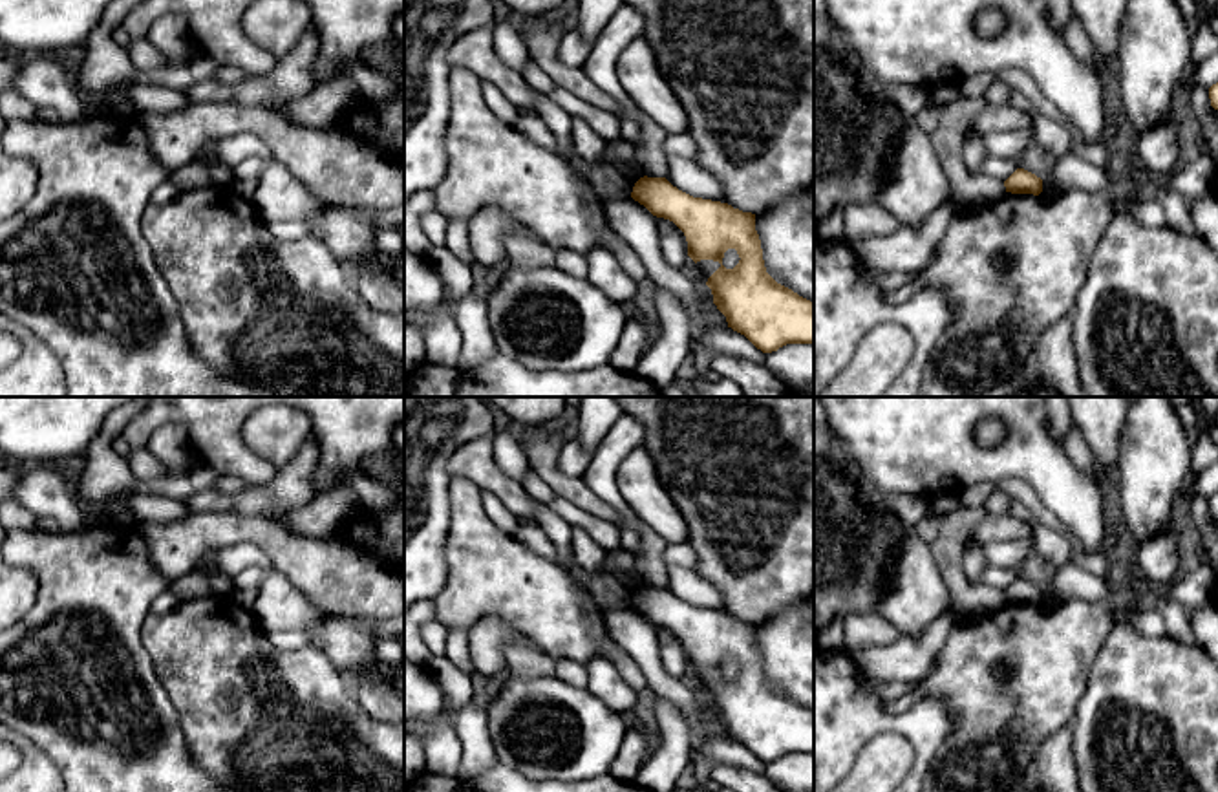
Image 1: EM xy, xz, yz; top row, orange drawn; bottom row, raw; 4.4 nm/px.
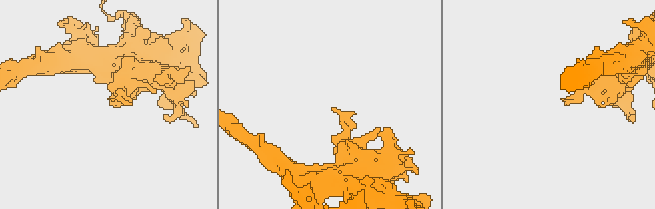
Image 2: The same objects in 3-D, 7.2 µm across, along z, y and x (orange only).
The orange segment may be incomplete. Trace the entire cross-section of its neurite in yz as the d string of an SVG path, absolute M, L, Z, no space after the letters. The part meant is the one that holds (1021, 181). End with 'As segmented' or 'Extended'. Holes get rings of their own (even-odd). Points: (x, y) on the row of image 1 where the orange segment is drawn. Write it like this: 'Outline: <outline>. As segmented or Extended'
Outline: M1017 168L1006 181L1006 192L1011 194L1033 194L1039 196L1042 192L1042 179L1035 174Z. As segmented

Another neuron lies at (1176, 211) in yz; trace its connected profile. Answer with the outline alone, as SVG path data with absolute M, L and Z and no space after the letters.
M1163 192L1159 194L1159 201L1167 218L1167 227L1185 234L1196 236L1189 205L1178 192Z

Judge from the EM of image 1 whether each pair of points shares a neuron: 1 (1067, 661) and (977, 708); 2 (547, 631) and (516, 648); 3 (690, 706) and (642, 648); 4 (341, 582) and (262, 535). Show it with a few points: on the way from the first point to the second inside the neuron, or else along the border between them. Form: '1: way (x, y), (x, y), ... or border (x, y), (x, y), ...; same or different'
1: way (1045, 661), (999, 705); same
2: border (520, 633), (556, 659); different
3: way (675, 692), (650, 663); same
4: way (320, 567), (282, 545); same

